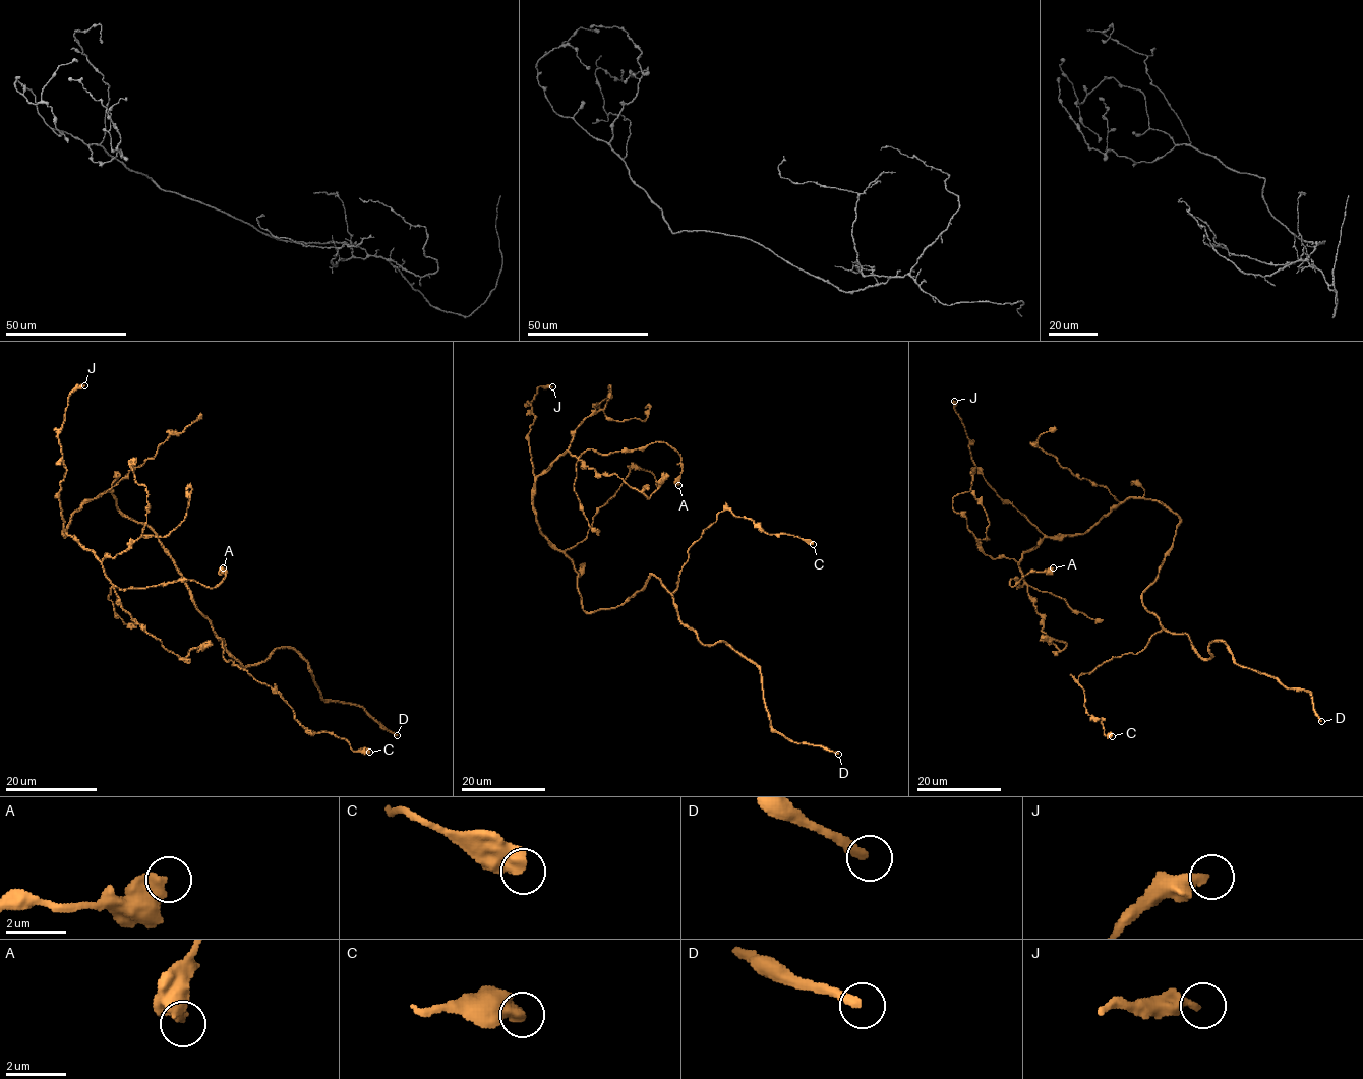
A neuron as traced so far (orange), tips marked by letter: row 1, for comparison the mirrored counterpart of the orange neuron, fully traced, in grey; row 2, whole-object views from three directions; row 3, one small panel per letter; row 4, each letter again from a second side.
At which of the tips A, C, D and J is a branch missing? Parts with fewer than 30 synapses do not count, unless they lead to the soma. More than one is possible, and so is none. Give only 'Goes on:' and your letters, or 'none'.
Goes on: D

